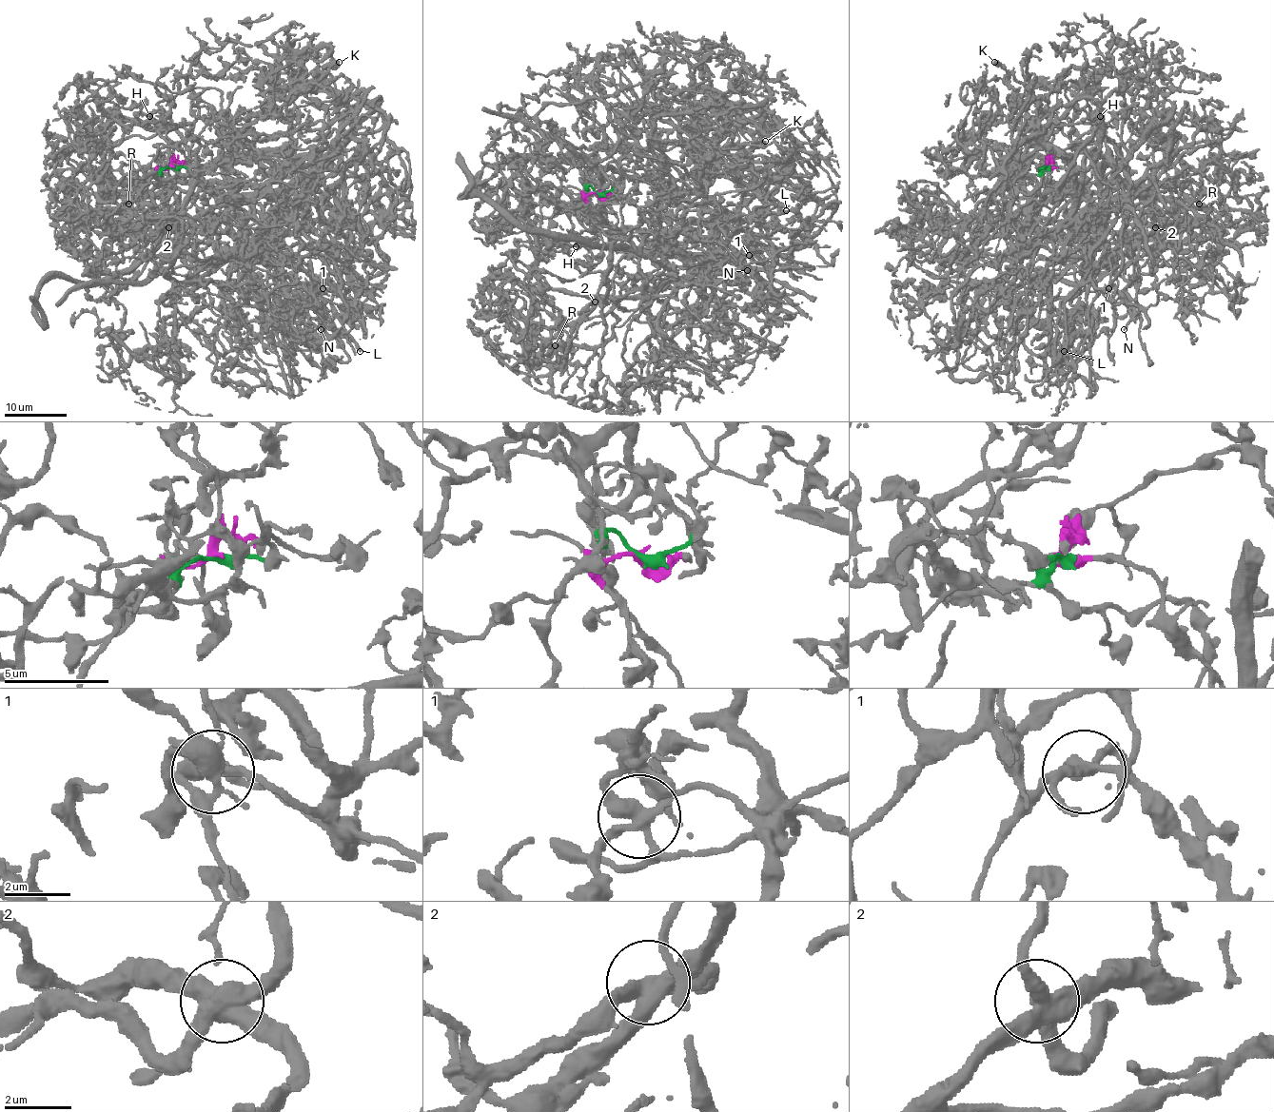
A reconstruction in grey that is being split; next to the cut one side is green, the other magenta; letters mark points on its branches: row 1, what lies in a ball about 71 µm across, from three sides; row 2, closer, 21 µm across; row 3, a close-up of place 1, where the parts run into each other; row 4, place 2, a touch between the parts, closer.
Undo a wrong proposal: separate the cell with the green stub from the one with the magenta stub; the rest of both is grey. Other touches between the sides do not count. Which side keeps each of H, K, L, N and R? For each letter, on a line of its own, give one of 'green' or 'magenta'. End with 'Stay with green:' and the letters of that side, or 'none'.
H: magenta
K: magenta
L: magenta
N: magenta
R: magenta
Stay with green: none

